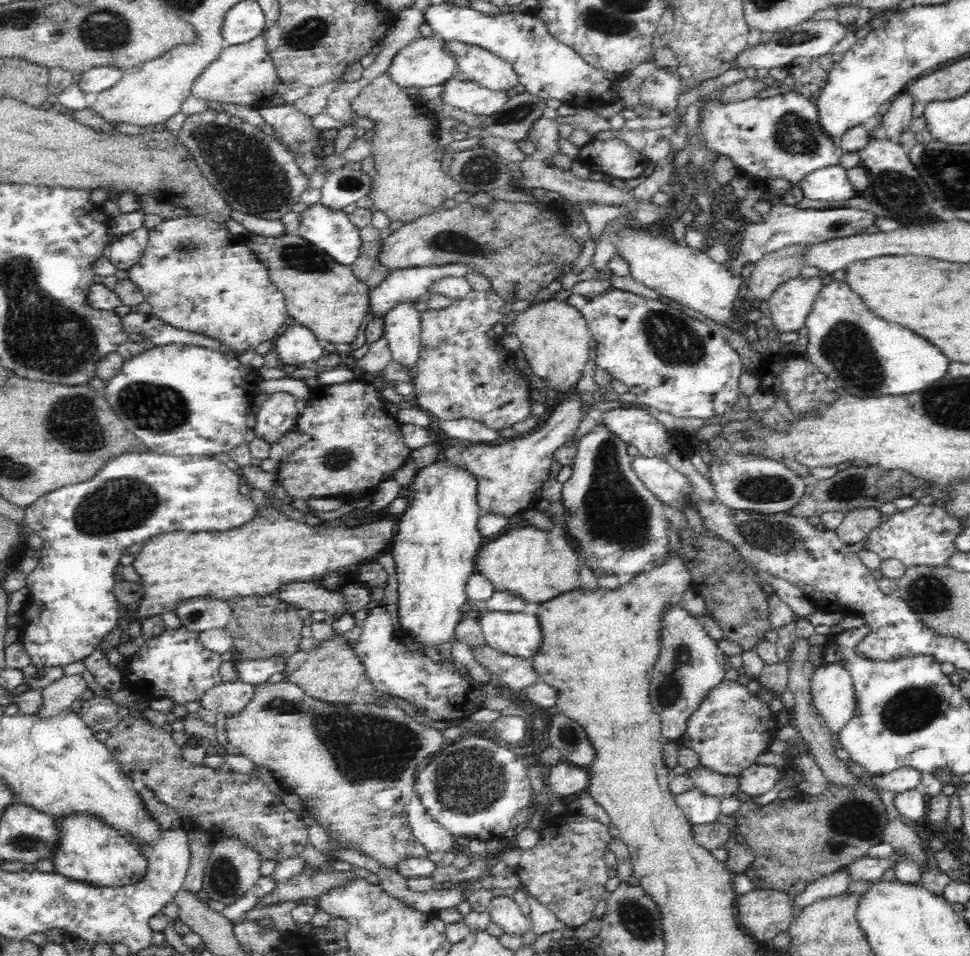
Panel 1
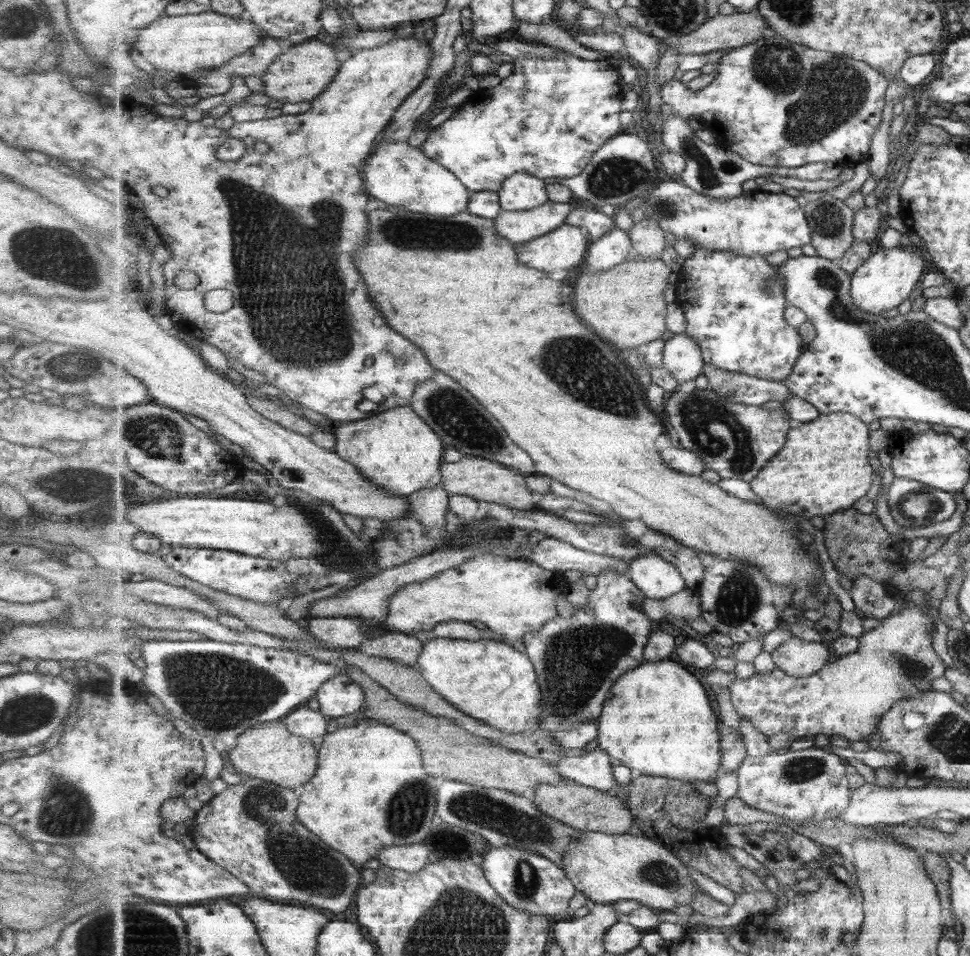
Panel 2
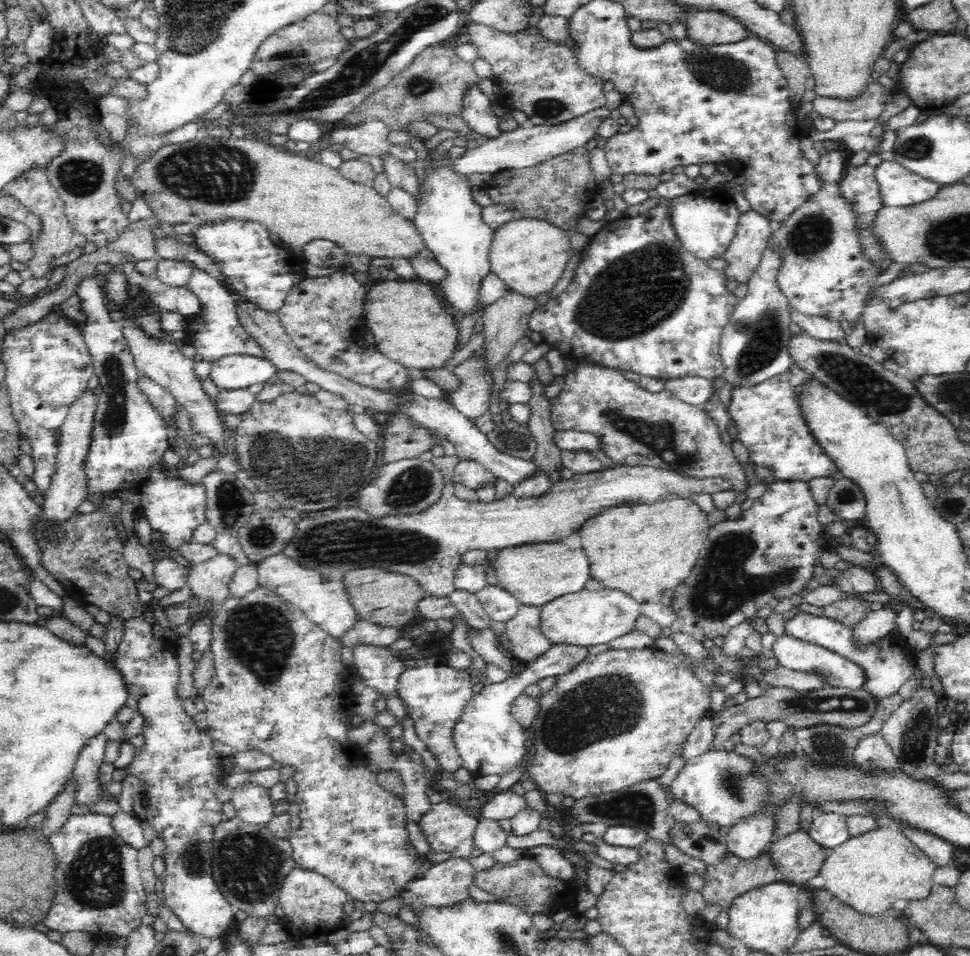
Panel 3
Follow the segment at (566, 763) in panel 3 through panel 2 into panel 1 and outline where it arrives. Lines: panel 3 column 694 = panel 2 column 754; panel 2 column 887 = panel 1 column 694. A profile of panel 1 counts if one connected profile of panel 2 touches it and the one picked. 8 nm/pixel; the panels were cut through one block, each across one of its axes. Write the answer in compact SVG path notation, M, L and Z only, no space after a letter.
M677 600L667 608L661 621L661 647L649 684L650 700L661 718L662 738L678 742L686 732L692 713L703 703L708 692L725 680L730 663L698 619L688 615Z

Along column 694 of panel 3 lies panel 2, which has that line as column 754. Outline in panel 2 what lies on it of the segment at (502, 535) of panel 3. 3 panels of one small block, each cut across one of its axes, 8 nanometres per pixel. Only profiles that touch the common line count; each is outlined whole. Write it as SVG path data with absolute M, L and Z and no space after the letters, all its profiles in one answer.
M849 412L820 414L814 422L796 424L786 446L750 482L750 486L769 508L781 510L784 515L797 514L810 521L851 508L859 498L867 496L874 483L873 466L869 460L869 432L869 424Z

